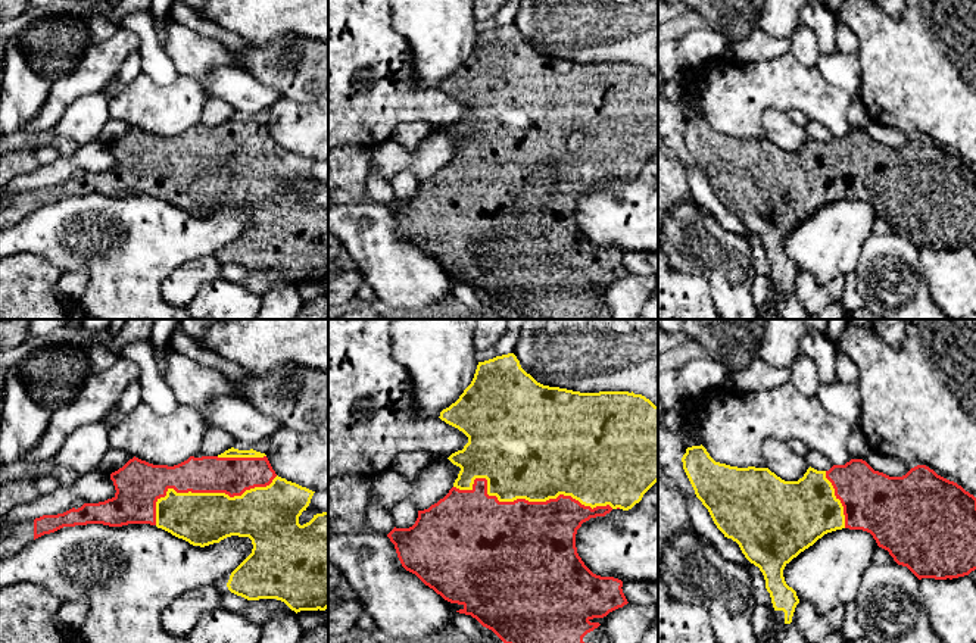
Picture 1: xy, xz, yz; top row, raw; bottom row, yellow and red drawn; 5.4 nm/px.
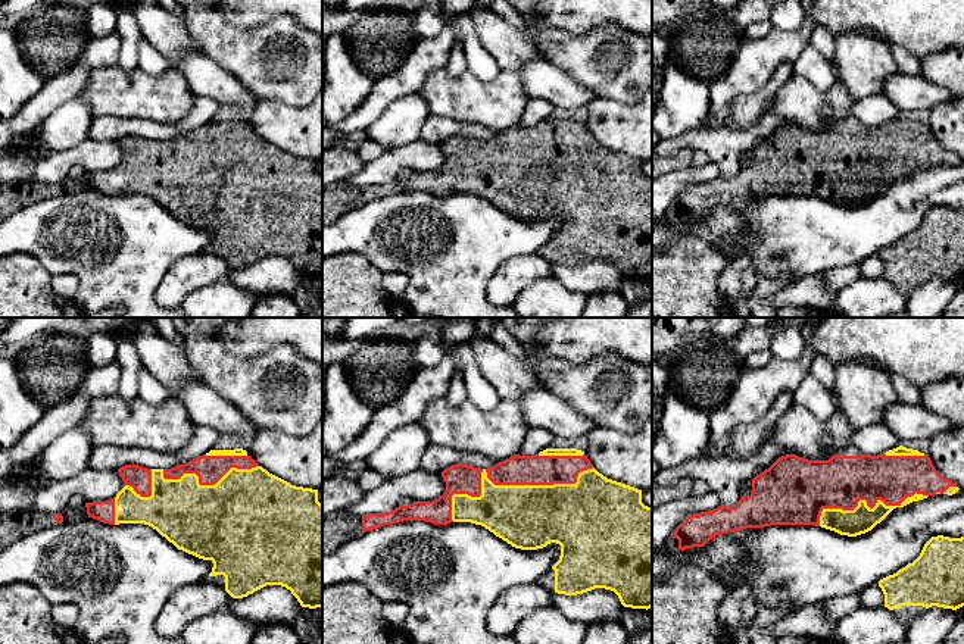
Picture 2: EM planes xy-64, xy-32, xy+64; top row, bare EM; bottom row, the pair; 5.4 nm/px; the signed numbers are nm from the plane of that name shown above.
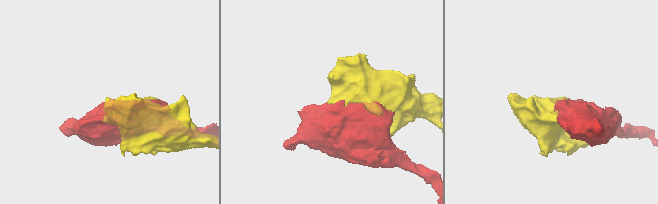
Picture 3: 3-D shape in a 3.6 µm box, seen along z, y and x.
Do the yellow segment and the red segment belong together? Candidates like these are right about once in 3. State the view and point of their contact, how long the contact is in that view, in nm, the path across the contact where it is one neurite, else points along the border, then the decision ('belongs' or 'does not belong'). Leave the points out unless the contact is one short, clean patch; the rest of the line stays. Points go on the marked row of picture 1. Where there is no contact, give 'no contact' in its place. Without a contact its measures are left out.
meets yellow in xz at (526, 499); contact 850 nm long; belongs

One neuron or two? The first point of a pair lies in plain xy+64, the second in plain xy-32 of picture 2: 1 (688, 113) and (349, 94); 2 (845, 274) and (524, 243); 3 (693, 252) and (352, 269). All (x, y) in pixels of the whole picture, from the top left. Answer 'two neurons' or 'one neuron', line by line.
1: one neuron
2: two neurons
3: one neuron

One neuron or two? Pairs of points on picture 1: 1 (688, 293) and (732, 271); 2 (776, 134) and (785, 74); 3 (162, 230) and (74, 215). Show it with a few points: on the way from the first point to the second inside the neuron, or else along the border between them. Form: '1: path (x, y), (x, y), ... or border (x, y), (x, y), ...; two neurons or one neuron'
1: border (674, 270), (701, 274), (708, 284), (714, 303); two neurons
2: border (785, 112), (767, 109), (763, 114), (766, 137); two neurons
3: path (140, 230), (96, 230); one neuron

